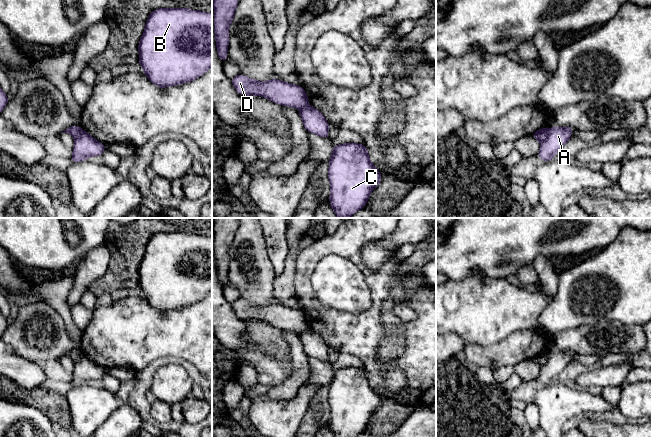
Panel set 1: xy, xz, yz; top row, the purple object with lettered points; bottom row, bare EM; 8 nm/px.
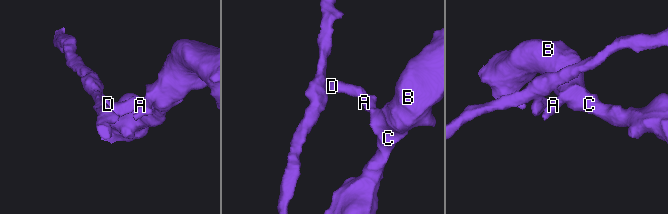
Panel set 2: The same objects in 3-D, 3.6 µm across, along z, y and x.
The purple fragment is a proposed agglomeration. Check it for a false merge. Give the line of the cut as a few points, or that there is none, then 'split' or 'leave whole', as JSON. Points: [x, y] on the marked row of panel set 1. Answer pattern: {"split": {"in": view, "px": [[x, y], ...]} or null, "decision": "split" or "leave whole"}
{"split": {"in": "yz", "px": [[549, 128], [547, 137], [541, 143]]}, "decision": "split"}

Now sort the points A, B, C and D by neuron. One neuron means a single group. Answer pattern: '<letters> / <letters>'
A B C / D

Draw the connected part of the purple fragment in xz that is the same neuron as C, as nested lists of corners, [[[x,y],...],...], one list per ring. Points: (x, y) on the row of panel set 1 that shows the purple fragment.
[[[357,143],[333,145],[329,159],[330,205],[339,218],[365,207],[381,174],[370,162],[367,147]]]

